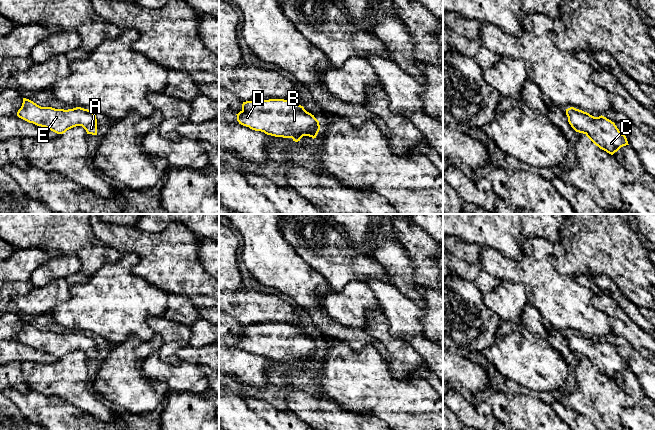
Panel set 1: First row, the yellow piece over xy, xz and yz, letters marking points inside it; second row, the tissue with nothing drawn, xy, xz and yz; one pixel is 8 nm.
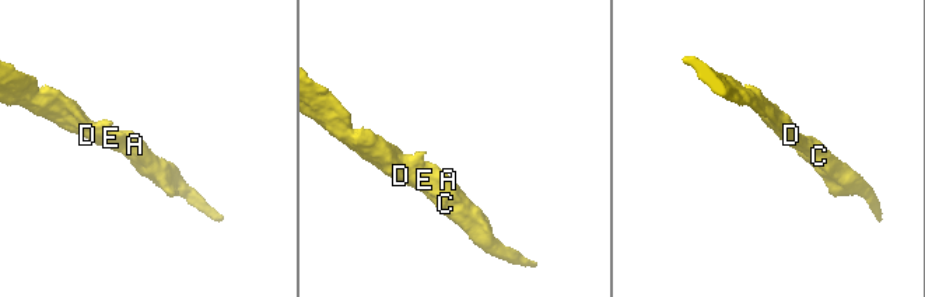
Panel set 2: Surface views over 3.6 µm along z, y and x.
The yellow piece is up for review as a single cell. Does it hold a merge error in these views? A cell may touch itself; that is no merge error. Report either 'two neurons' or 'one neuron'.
one neuron

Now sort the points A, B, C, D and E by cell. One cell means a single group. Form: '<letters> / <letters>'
A B C D E

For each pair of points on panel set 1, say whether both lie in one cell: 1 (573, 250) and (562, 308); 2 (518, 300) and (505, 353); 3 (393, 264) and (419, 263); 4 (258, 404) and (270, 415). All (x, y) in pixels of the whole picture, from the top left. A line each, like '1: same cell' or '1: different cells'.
1: different cells
2: different cells
3: different cells
4: same cell

